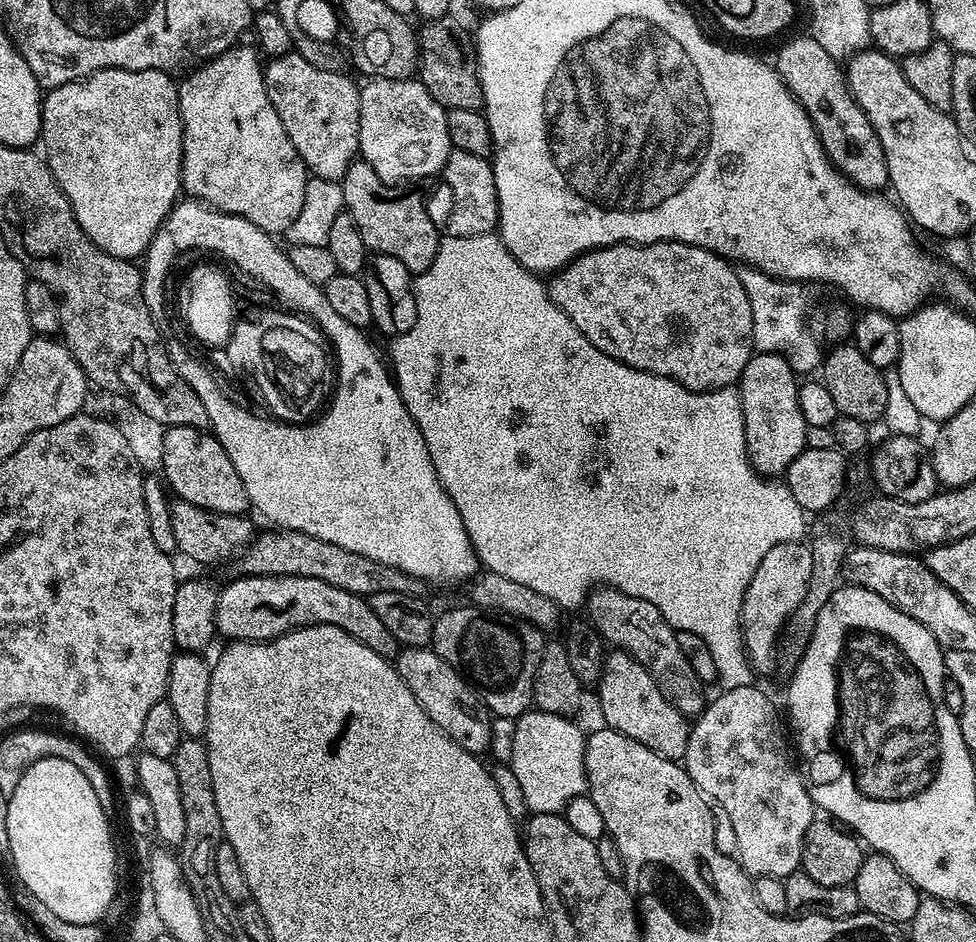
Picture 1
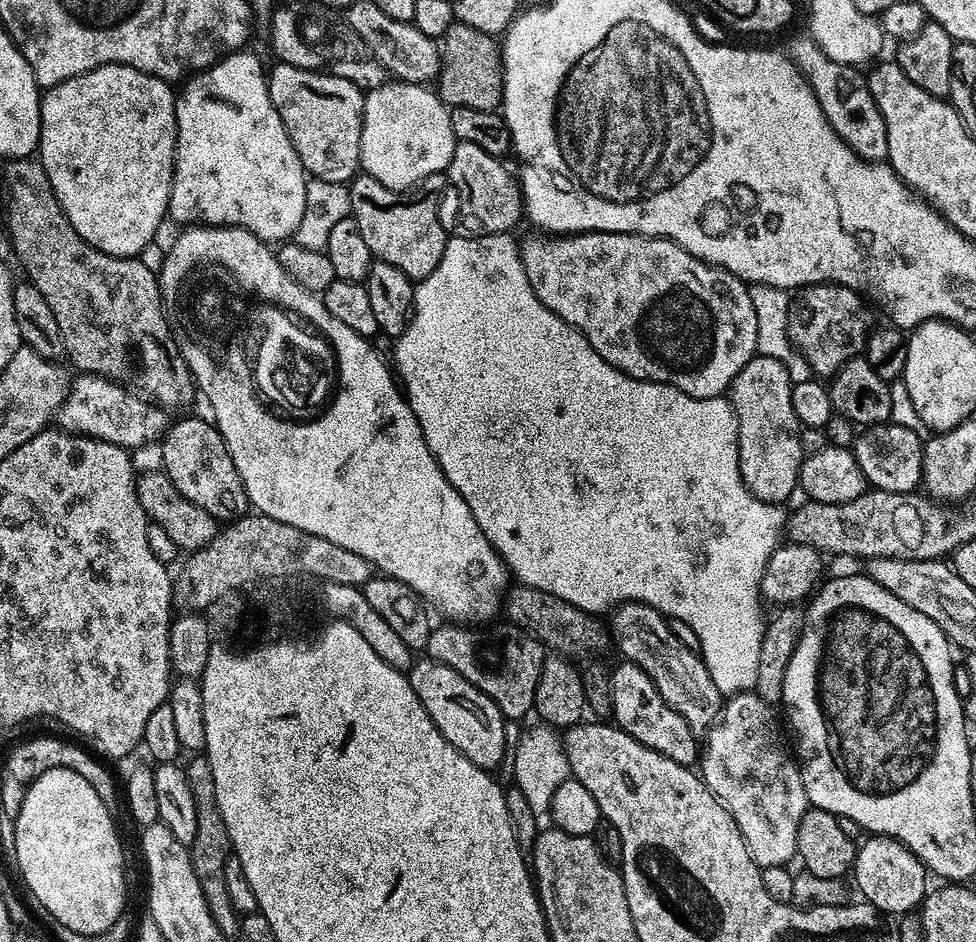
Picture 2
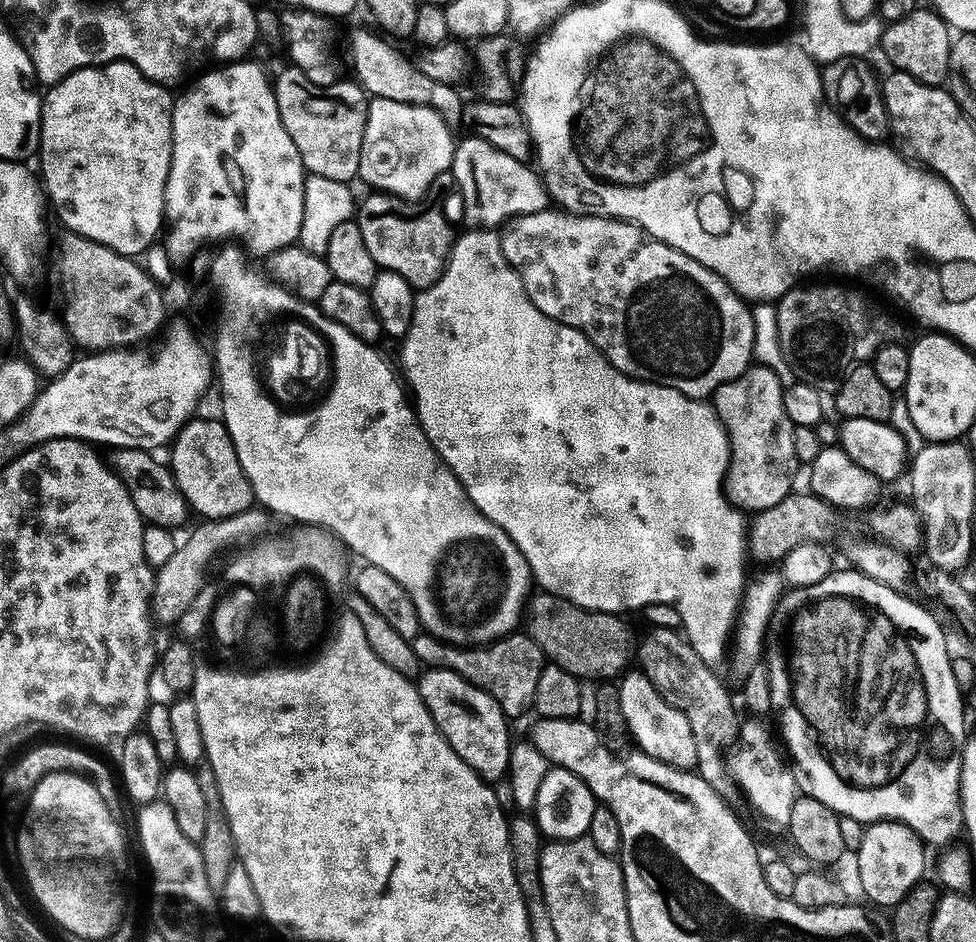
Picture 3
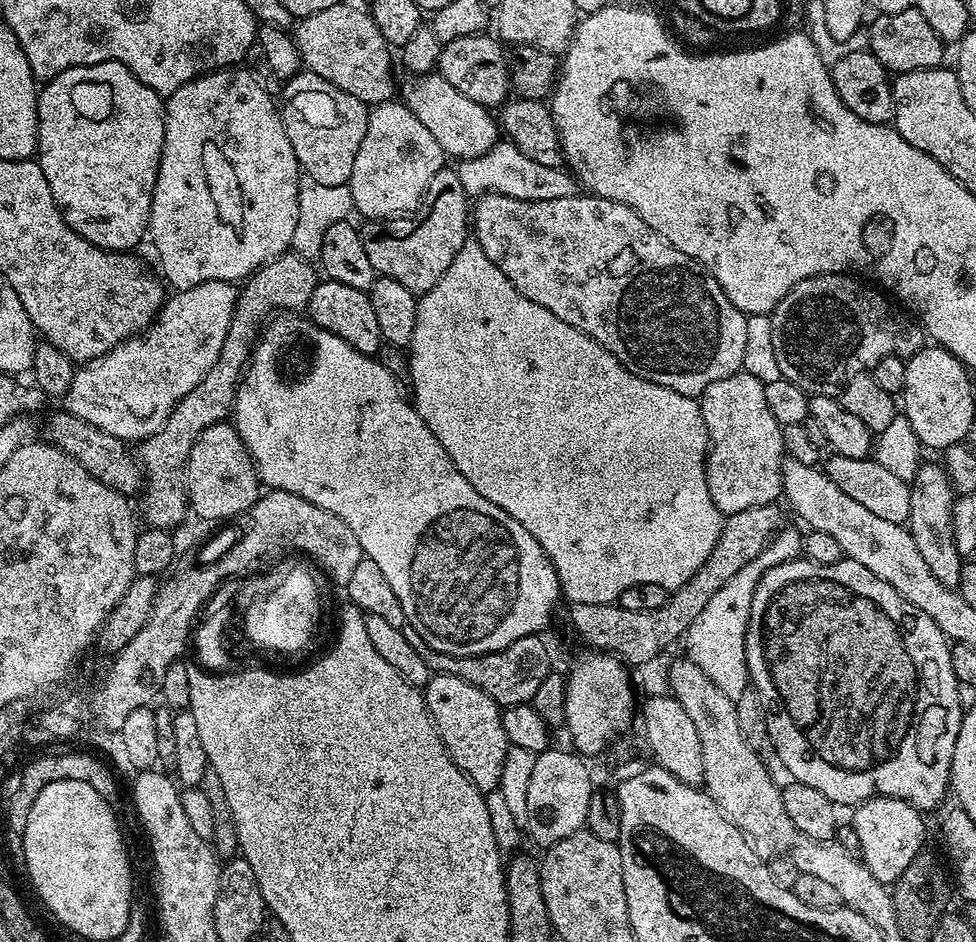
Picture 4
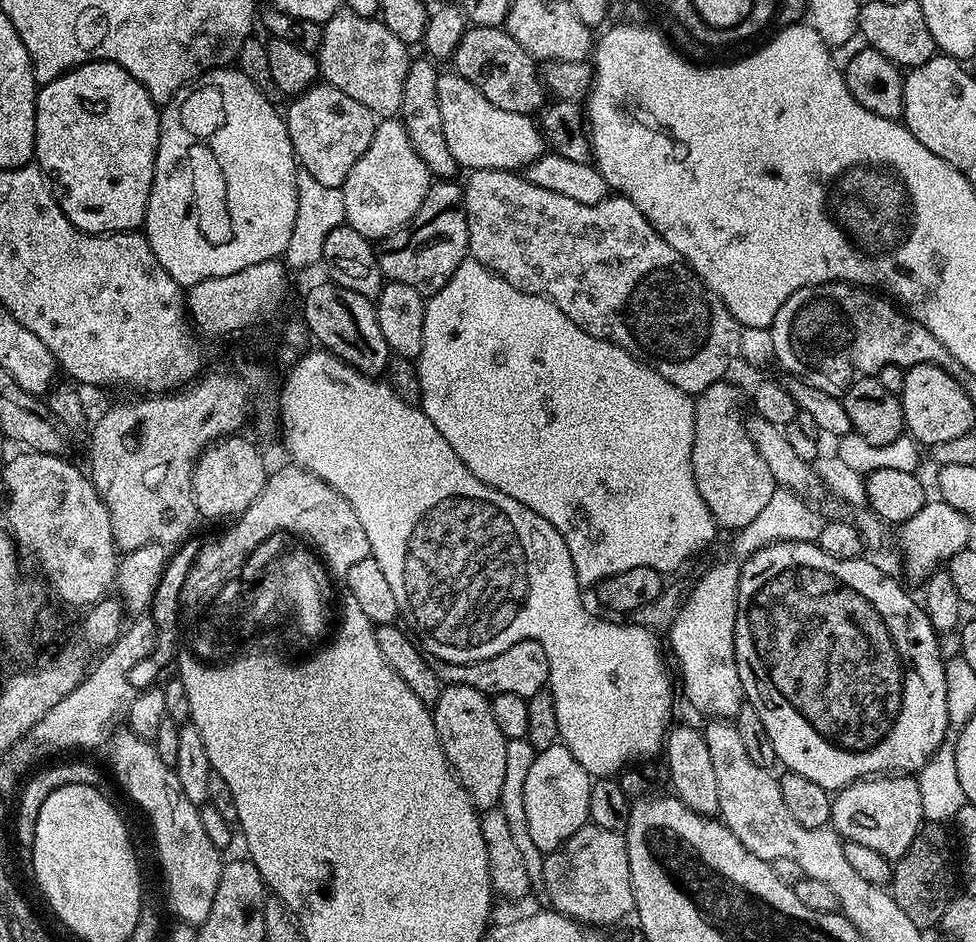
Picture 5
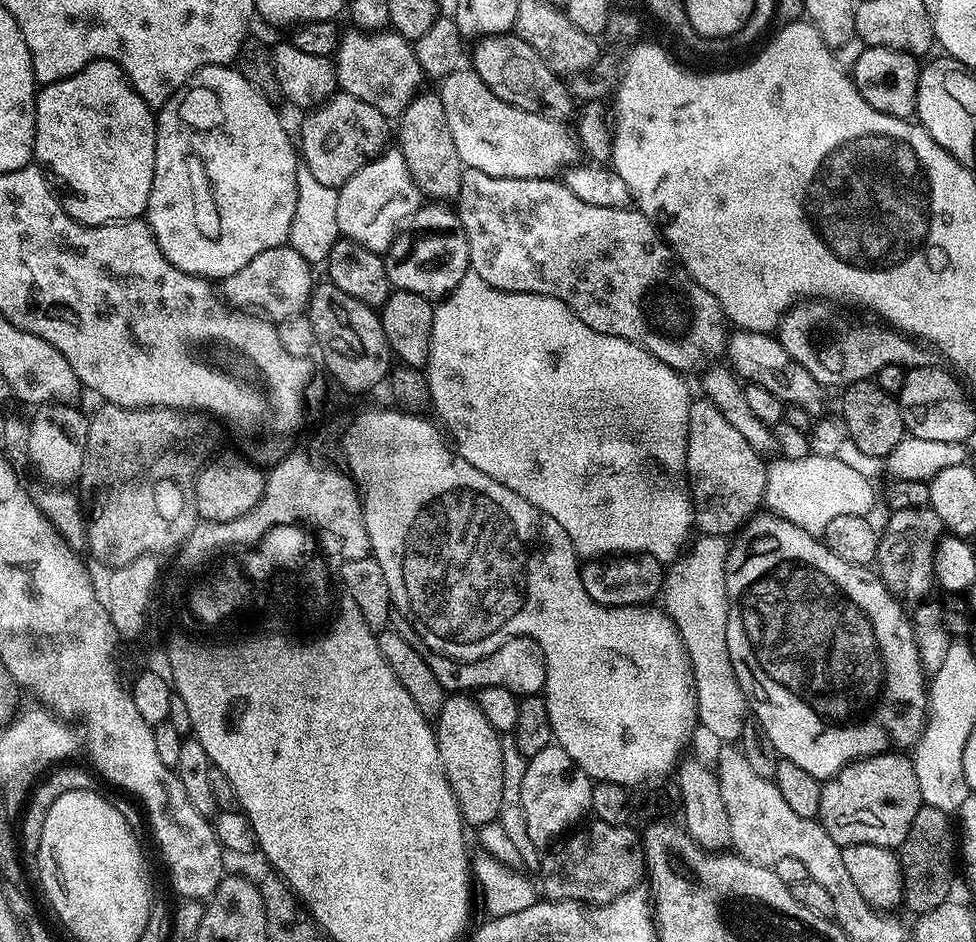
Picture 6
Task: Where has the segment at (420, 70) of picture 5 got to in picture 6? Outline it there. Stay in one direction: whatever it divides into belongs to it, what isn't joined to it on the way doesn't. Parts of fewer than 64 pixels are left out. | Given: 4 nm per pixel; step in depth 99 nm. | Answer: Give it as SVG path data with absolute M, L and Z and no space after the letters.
M418 93L398 118L398 124L398 147L406 158L407 169L421 195L434 202L455 201L460 195L465 167L458 155L454 138L451 137L439 93Z

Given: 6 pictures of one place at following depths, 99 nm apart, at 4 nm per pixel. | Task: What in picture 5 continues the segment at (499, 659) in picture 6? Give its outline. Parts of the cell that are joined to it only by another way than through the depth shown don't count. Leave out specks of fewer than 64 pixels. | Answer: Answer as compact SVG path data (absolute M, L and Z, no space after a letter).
M516 640L510 650L502 650L502 654L494 654L494 658L486 658L473 664L455 664L437 656L428 656L428 661L430 670L434 670L434 674L438 674L445 685L461 684L492 696L518 694L525 698L545 691L550 663L546 658L546 650L542 650L542 646L533 640Z

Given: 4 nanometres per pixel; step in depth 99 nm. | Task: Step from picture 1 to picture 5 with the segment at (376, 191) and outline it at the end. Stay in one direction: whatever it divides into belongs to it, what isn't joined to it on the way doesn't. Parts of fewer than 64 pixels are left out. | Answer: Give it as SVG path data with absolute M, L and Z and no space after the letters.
M441 179L433 183L429 187L418 214L414 214L412 221L384 237L375 245L378 266L382 270L385 281L393 280L402 282L402 286L414 286L414 290L418 290L425 298L442 290L442 286L450 282L454 270L458 270L460 263L469 255L468 219L464 213L464 189L459 183L456 183L455 179Z

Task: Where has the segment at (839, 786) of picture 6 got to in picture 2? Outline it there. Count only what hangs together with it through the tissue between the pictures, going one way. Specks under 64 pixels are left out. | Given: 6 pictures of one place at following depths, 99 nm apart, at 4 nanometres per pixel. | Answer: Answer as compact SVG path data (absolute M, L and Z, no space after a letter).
M872 834L867 839L865 844L861 843L857 847L854 865L856 888L864 895L861 897L877 912L881 914L889 912L893 918L915 913L924 903L925 895L930 888L930 883L928 884L930 876L924 863L907 846L890 836Z

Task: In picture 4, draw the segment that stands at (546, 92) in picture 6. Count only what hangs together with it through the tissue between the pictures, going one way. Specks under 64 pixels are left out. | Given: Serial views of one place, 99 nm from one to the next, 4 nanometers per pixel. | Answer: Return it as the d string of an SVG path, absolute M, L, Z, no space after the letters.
M488 35L454 38L454 42L443 45L438 74L446 78L446 82L450 82L454 90L458 90L458 94L466 94L466 98L492 110L509 99L512 76L508 73L509 61L506 59L506 52L504 56L505 45L495 35Z

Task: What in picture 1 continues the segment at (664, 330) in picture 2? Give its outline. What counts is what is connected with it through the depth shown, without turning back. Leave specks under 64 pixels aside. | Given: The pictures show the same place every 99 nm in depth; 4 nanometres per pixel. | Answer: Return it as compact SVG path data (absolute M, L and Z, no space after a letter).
M660 240L657 244L608 244L605 248L593 248L591 252L581 255L579 259L569 264L567 268L555 273L547 281L546 287L549 298L564 311L566 318L570 318L570 322L574 322L578 330L582 330L582 334L586 334L590 342L594 342L594 346L598 346L598 350L602 350L602 354L626 366L636 368L639 372L649 372L670 378L692 392L712 392L715 388L735 385L746 362L754 354L750 298L746 298L746 290L742 290L742 282L738 282L736 268L725 257L693 244L683 244L677 240Z

